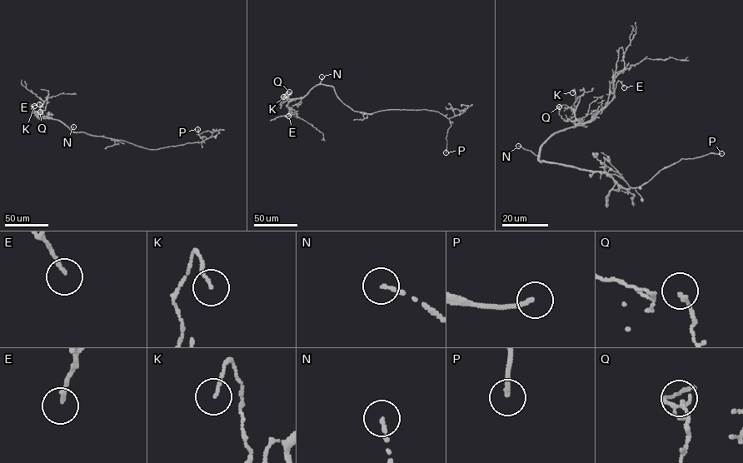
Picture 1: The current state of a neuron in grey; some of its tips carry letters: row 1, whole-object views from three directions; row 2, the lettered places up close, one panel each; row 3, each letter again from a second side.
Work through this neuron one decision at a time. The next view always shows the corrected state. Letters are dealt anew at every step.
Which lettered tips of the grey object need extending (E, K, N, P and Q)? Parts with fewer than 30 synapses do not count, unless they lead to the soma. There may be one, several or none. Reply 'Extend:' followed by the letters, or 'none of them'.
Extend: N, P

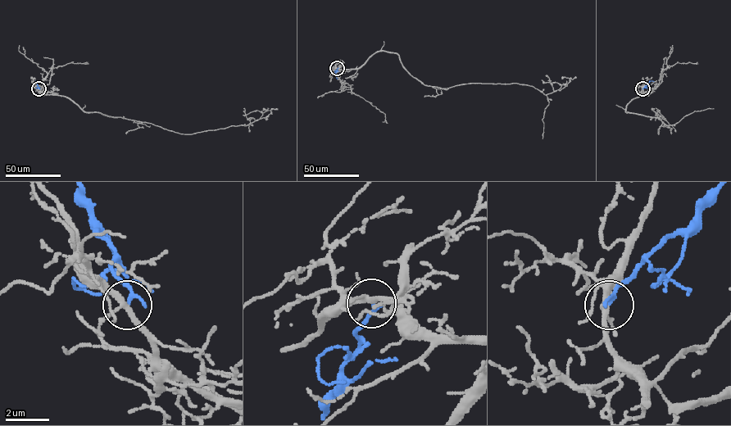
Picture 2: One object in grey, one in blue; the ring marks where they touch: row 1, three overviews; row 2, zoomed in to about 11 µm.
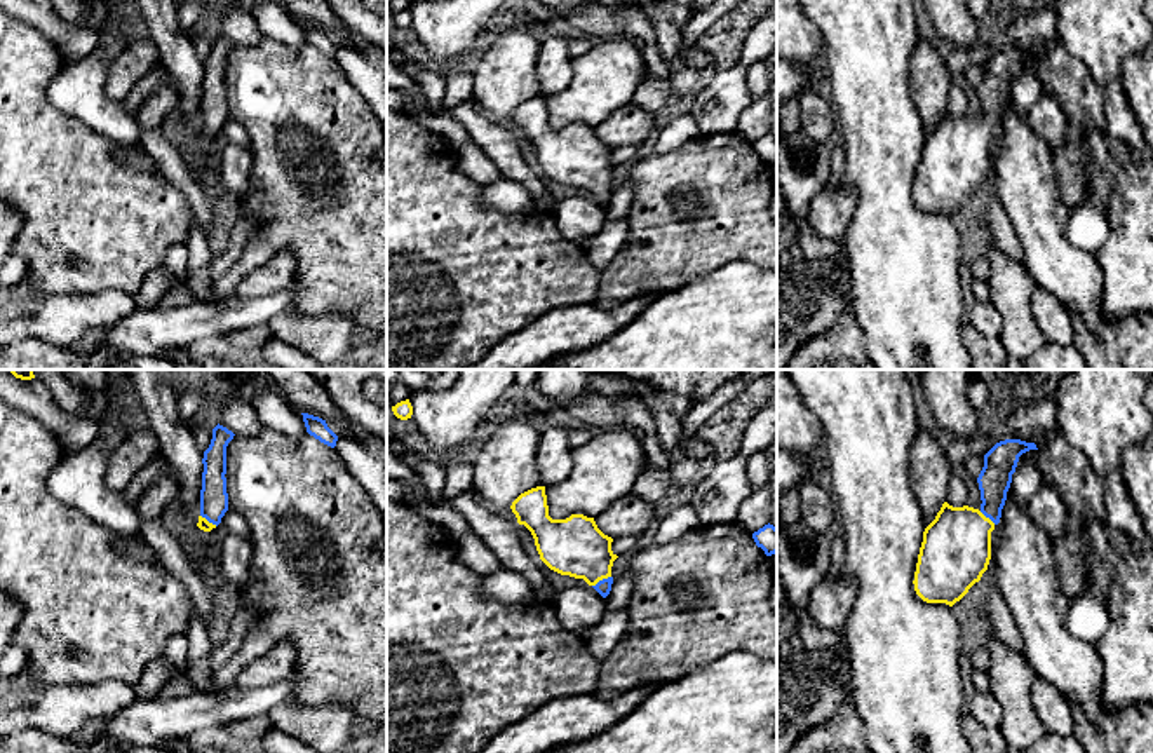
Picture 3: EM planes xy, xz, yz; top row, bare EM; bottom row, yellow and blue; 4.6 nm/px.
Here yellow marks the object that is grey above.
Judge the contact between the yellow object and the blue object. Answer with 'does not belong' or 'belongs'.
belongs

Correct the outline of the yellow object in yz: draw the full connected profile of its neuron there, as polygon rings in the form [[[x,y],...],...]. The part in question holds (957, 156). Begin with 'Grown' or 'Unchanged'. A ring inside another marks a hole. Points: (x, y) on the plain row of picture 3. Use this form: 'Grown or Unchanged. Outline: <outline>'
Grown. Outline: [[[1005,49],[984,64],[977,87],[981,117],[942,113],[925,138],[914,181],[914,200],[927,213],[953,216],[981,190],[991,169],[991,141],[1000,132],[1019,66],[1035,52]]]

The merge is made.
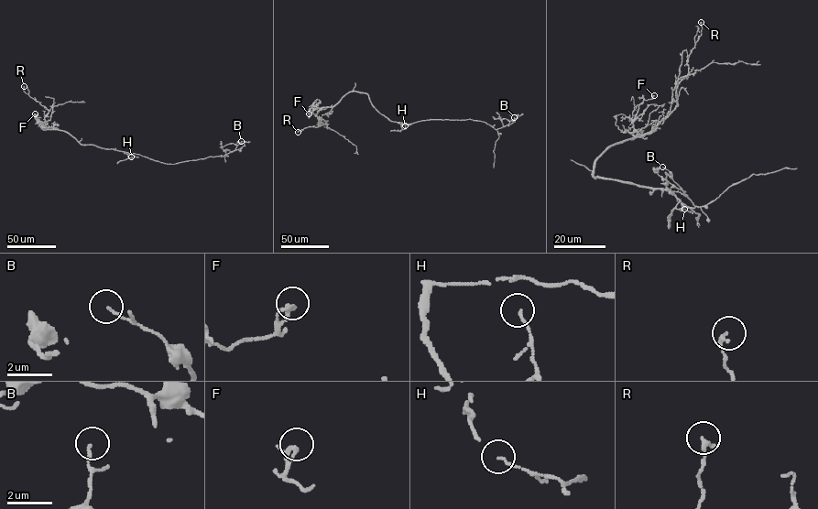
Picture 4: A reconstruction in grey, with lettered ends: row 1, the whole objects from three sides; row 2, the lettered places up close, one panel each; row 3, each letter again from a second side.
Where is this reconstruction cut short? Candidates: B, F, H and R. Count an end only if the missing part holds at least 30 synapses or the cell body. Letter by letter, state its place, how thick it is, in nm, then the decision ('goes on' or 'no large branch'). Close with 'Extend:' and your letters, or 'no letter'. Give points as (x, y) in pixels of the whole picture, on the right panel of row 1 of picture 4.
B: at (662, 167); 100 nm thick; no large branch
F: at (654, 95); 220 nm thick; no large branch
H: at (684, 209); 100 nm thick; no large branch
R: at (701, 22); 180 nm thick; no large branch
Extend: no letter

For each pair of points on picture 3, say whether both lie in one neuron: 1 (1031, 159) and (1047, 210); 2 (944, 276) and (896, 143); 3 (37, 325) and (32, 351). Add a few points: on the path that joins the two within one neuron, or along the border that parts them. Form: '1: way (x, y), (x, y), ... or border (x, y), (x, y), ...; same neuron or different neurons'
1: way (1031, 171), (1031, 194), (1035, 197); same neuron
2: way (911, 243), (896, 227), (896, 176); same neuron
3: border (18, 339), (40, 337), (68, 347); different neurons

